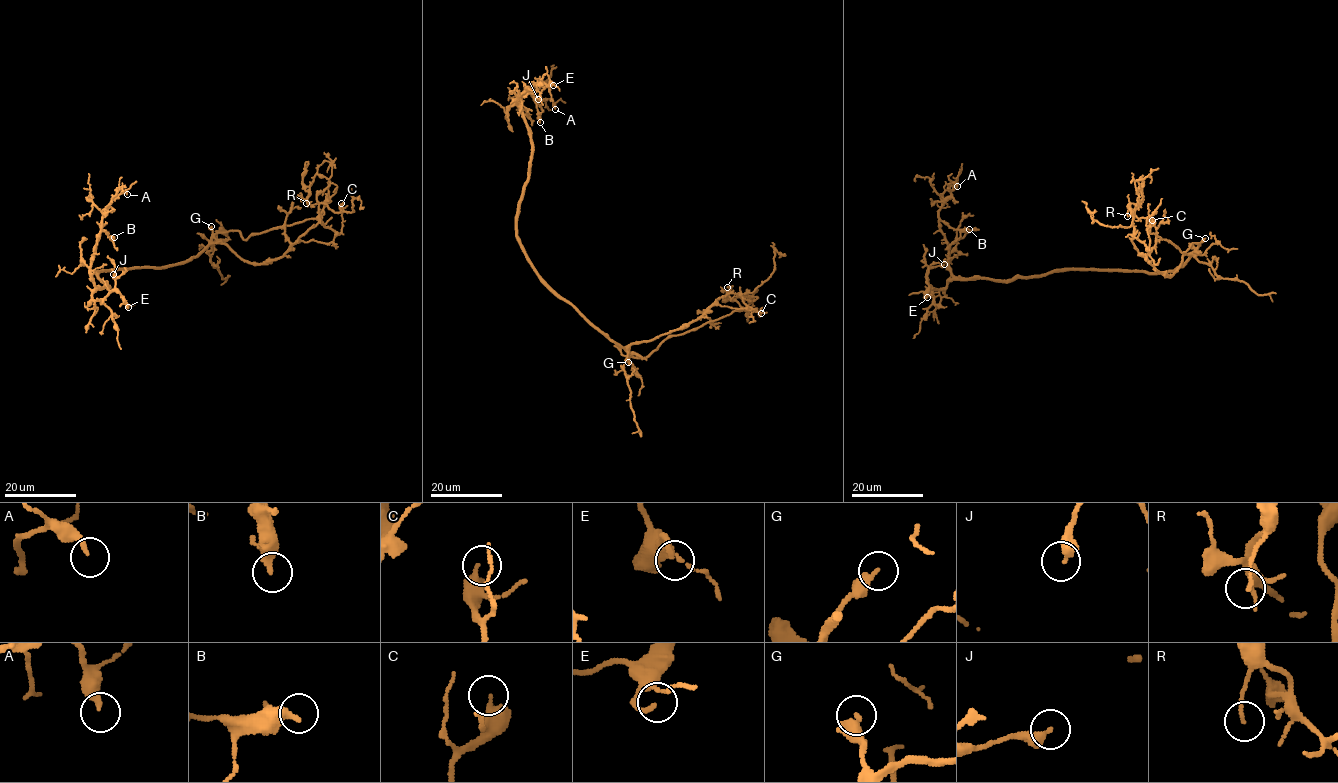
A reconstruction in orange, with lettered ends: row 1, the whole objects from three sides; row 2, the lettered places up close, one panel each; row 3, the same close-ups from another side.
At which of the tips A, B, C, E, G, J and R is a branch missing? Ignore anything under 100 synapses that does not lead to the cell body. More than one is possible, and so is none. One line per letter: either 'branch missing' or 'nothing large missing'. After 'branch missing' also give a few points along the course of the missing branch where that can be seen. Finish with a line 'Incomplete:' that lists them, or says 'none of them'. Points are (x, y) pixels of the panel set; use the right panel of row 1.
A: nothing large missing
B: nothing large missing
C: nothing large missing
E: nothing large missing
G: nothing large missing
J: nothing large missing
R: nothing large missing
Incomplete: none of them

